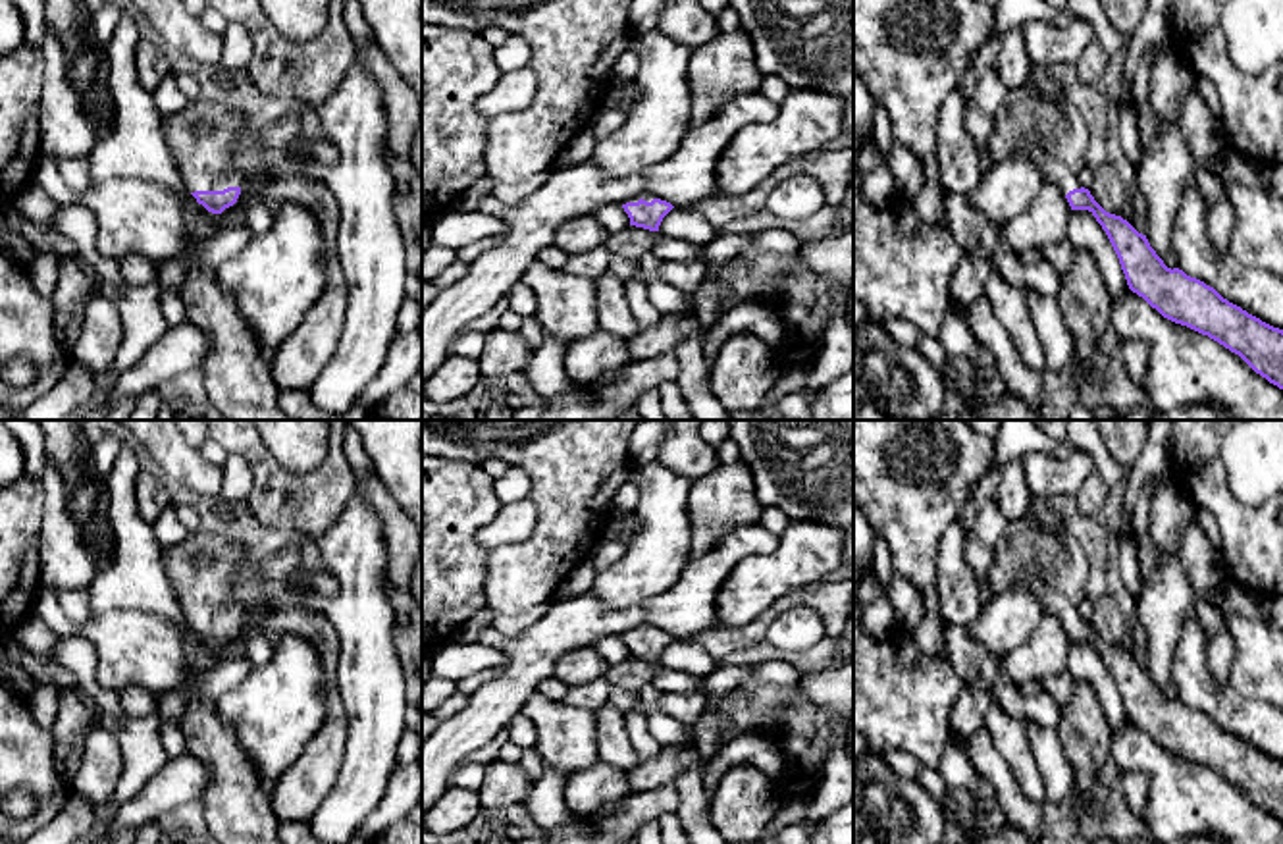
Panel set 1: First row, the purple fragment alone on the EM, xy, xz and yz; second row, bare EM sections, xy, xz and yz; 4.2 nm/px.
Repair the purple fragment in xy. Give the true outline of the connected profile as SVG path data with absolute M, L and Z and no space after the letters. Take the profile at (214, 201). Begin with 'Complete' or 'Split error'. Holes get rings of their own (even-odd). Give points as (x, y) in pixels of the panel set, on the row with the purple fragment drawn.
Split error. M193 102L162 118L162 135L189 193L212 214L233 206L243 175L235 170L235 148L250 131L239 112L220 104Z

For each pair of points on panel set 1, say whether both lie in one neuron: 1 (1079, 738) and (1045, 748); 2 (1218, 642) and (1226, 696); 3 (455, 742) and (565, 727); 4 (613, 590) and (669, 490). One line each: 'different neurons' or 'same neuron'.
1: different neurons
2: different neurons
3: different neurons
4: same neuron

